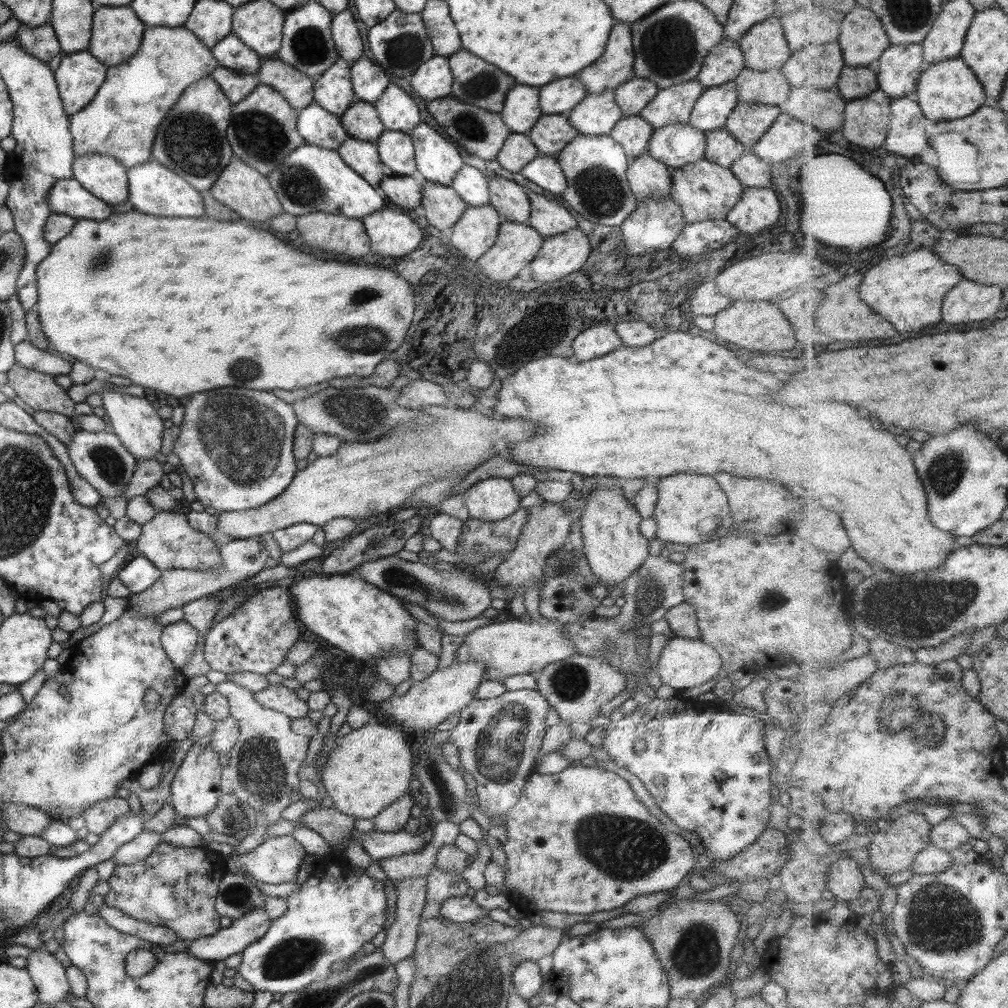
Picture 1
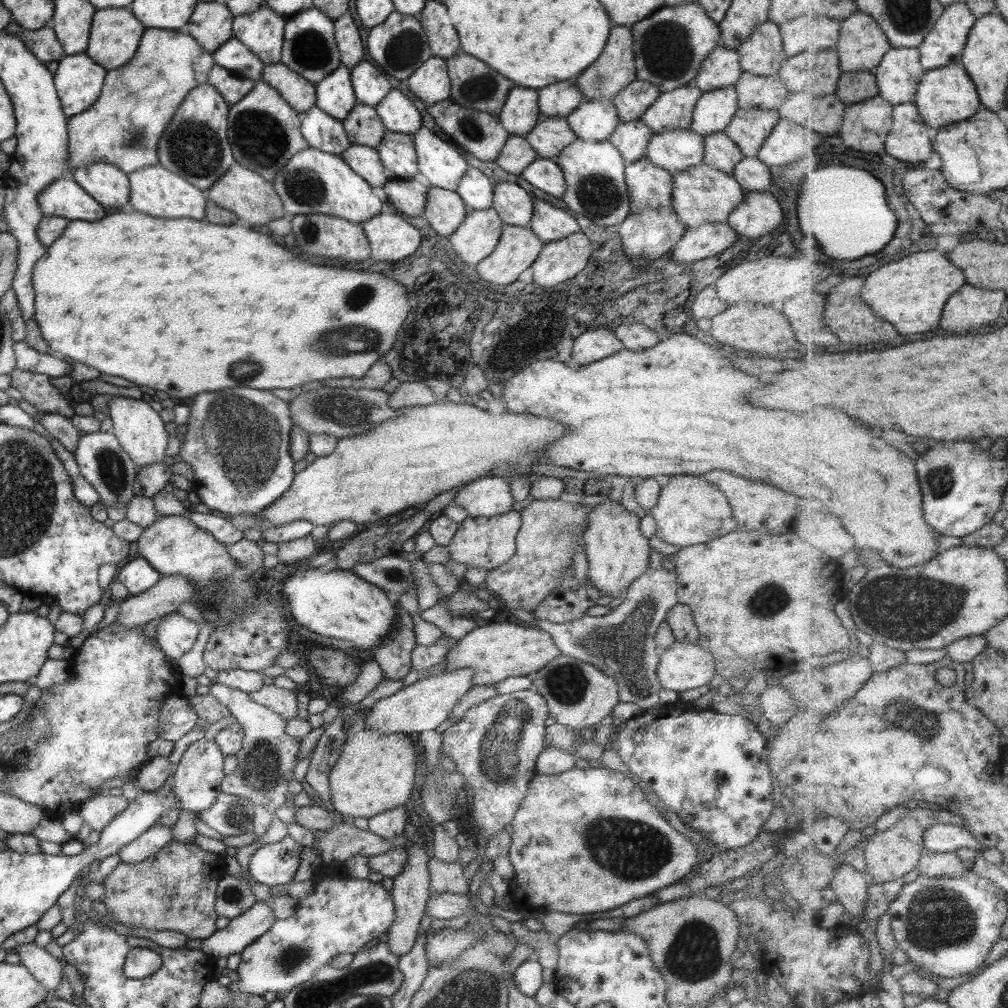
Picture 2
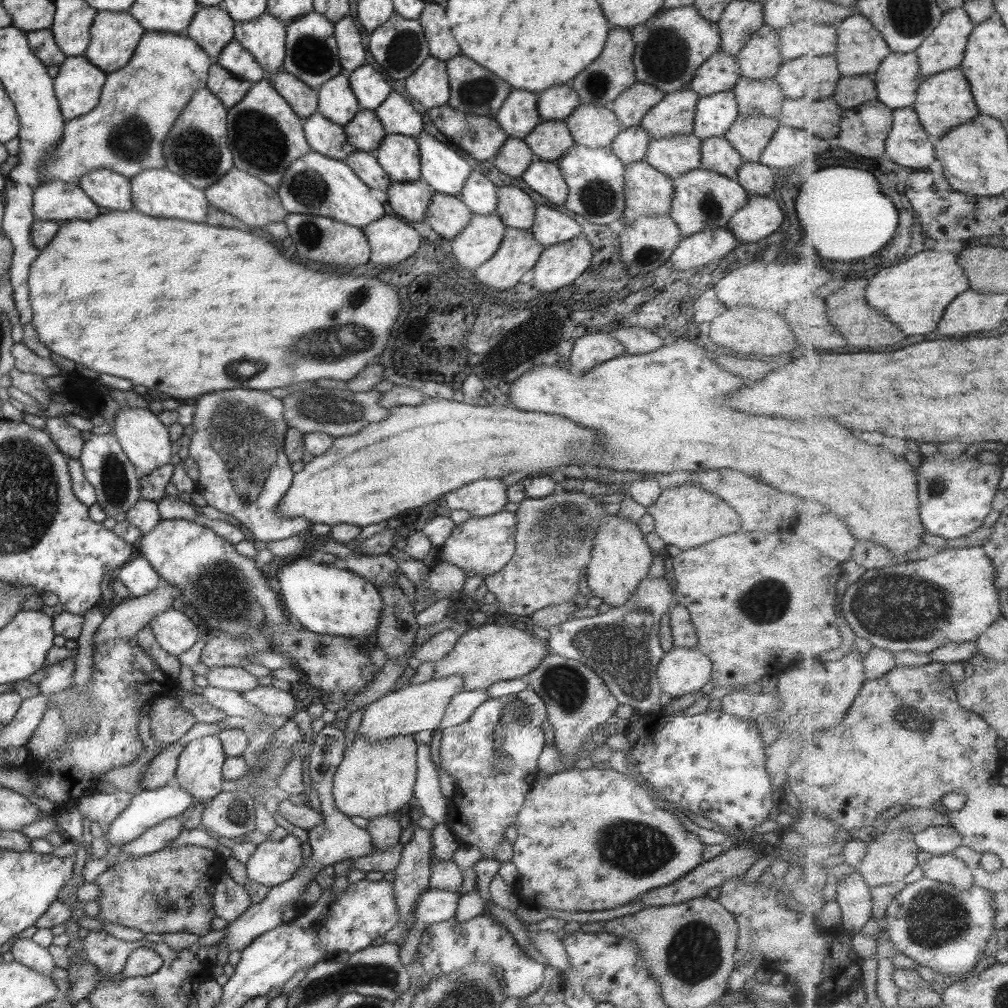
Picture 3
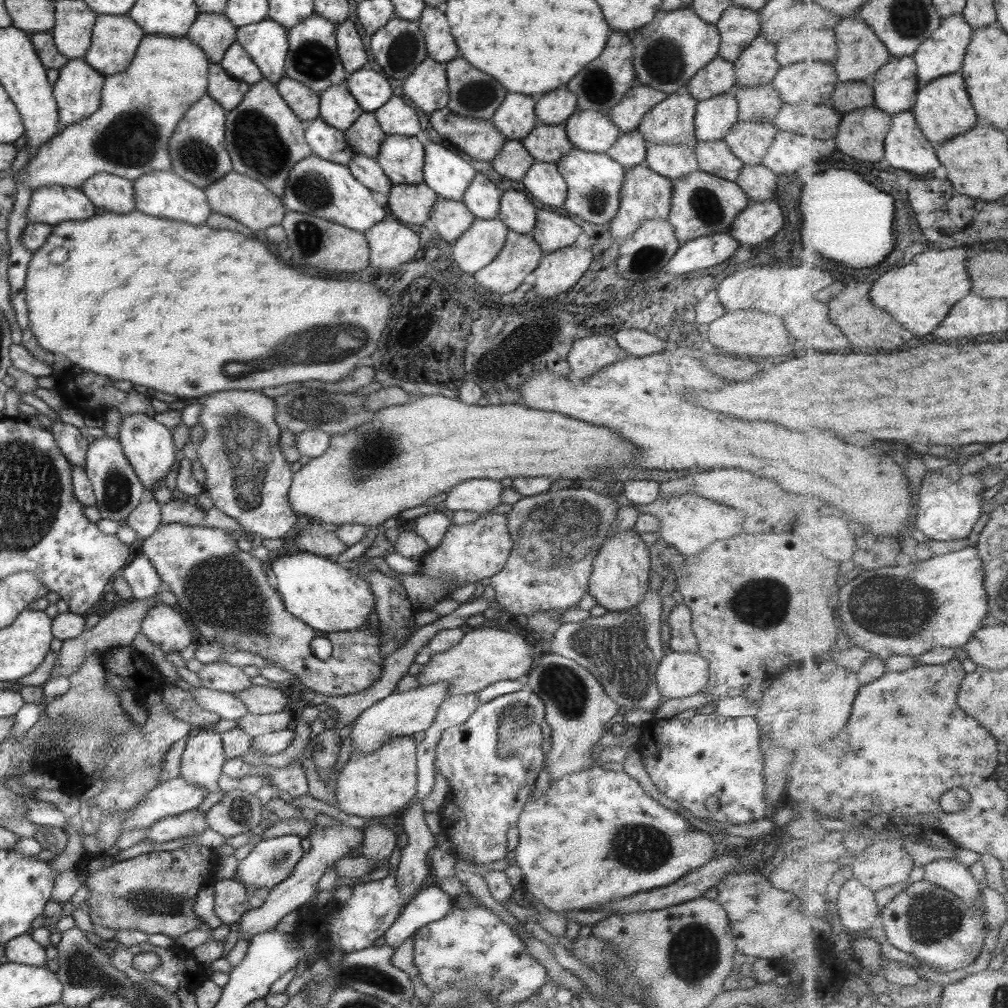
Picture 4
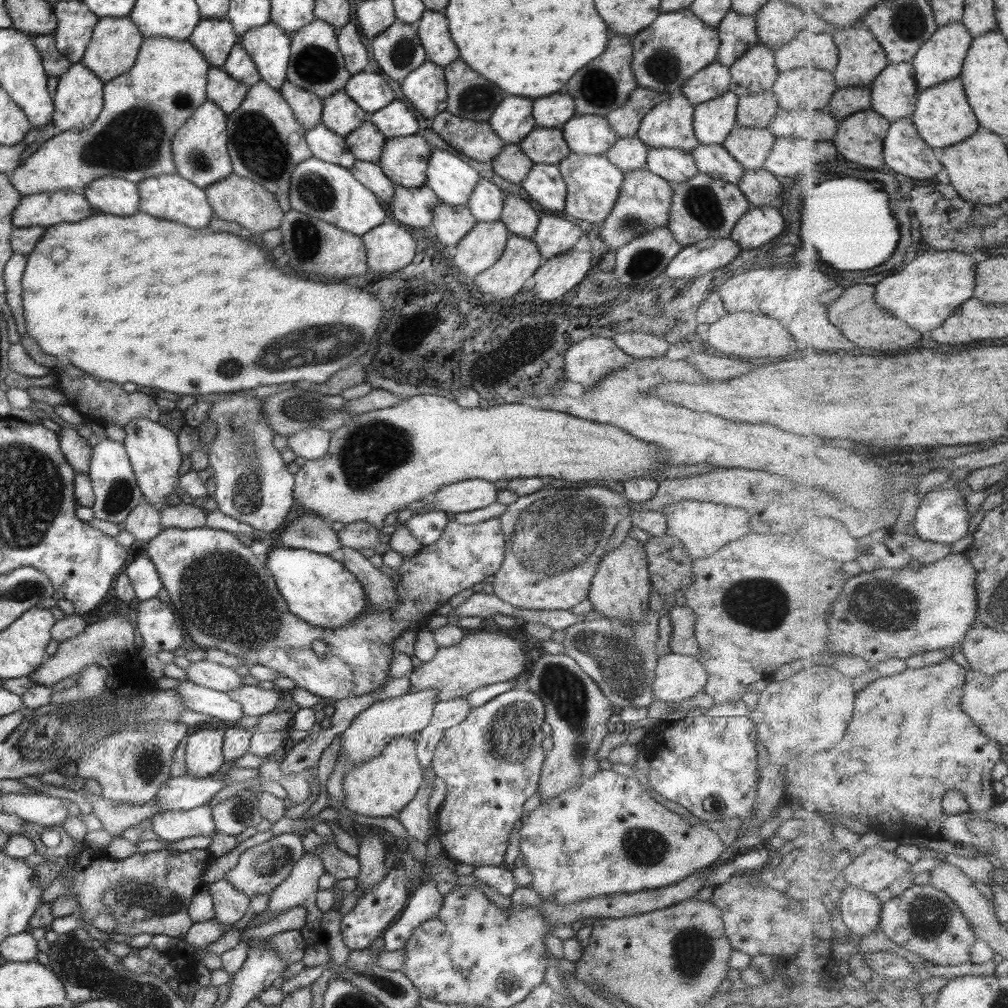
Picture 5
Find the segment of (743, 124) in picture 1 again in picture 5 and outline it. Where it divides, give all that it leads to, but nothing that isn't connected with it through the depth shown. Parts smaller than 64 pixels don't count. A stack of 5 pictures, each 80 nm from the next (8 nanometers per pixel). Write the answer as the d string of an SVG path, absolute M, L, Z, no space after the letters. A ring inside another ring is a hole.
M735 125L722 147L747 170L759 170L767 158L775 137L766 128Z

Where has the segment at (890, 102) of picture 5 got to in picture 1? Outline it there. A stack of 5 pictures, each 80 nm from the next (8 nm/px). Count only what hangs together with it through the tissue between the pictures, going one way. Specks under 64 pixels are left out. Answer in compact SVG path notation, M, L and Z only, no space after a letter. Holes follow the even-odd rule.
M921 42L892 44L875 67L880 88L889 98L913 96L925 70L923 45Z

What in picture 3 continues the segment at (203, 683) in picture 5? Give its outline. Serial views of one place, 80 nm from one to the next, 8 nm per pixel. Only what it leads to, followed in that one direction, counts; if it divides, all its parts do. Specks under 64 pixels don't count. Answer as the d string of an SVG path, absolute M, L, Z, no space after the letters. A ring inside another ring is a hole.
M212 666L204 674L207 685L233 692L245 692L257 686L257 679L241 667Z

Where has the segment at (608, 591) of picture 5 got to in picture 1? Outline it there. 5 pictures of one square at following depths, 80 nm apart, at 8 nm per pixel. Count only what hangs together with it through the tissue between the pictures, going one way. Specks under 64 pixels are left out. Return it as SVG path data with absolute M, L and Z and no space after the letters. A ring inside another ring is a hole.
M598 481L593 492L586 495L585 505L578 511L583 544L582 554L593 576L601 584L609 586L623 584L631 573L645 563L649 541L637 529L637 524L642 519L639 513L633 505L627 504L623 492L615 492L615 489Z

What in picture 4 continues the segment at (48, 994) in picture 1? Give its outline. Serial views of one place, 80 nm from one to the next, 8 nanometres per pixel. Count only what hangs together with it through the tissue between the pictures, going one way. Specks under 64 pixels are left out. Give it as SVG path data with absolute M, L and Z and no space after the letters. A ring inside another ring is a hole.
M27 933L7 940L7 943L3 944L3 950L4 957L14 964L45 966L47 960L44 948L36 944Z

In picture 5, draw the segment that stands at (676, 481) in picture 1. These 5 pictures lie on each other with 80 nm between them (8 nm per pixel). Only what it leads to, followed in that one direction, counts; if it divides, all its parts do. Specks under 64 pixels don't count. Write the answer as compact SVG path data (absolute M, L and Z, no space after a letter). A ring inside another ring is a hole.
M680 500L664 506L659 511L666 516L666 532L664 534L678 538L692 560L711 557L720 547L733 540L739 540L750 532L748 514L740 508L707 501Z

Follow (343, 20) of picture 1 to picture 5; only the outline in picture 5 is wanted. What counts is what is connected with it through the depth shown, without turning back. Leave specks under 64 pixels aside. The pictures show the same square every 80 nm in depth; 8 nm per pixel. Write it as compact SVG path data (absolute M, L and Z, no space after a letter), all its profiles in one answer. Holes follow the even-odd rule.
M353 23L345 24L336 35L339 52L342 54L344 68L350 75L368 69L367 53L359 41L359 33Z

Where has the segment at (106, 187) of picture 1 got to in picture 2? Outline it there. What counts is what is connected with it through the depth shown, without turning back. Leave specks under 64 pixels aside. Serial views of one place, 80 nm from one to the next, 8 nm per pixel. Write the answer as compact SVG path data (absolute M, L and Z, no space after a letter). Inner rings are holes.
M92 162L74 168L68 174L97 204L108 209L128 204L129 181L116 166Z

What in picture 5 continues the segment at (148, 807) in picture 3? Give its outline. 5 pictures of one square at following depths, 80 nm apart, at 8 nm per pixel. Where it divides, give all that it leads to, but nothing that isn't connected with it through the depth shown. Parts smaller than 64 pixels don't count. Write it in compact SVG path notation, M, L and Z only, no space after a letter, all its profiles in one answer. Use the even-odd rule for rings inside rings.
M195 776L169 777L157 791L154 800L158 812L168 810L187 810L199 805L210 804L215 800L224 785L212 777L197 778Z

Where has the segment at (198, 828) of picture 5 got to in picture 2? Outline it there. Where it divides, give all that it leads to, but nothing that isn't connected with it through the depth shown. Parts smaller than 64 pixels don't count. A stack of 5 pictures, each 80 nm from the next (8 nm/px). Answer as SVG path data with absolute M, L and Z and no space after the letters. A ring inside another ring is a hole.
M159 824L151 825L143 834L135 840L129 841L118 850L121 862L136 863L145 860L155 854L172 841L172 827L164 827Z

